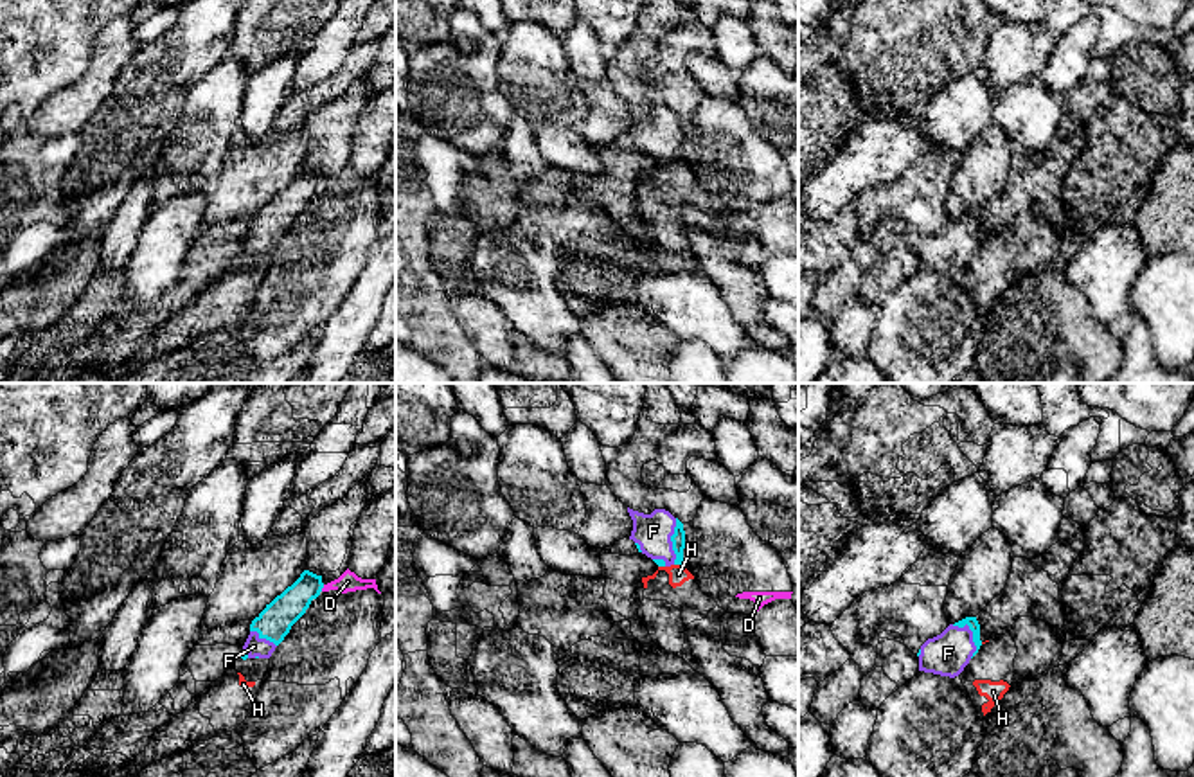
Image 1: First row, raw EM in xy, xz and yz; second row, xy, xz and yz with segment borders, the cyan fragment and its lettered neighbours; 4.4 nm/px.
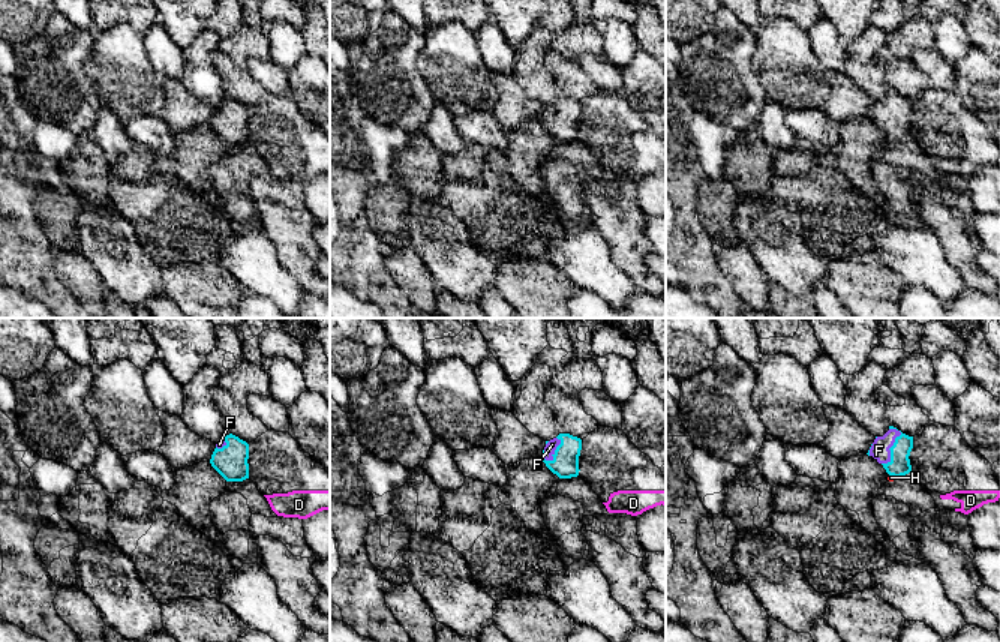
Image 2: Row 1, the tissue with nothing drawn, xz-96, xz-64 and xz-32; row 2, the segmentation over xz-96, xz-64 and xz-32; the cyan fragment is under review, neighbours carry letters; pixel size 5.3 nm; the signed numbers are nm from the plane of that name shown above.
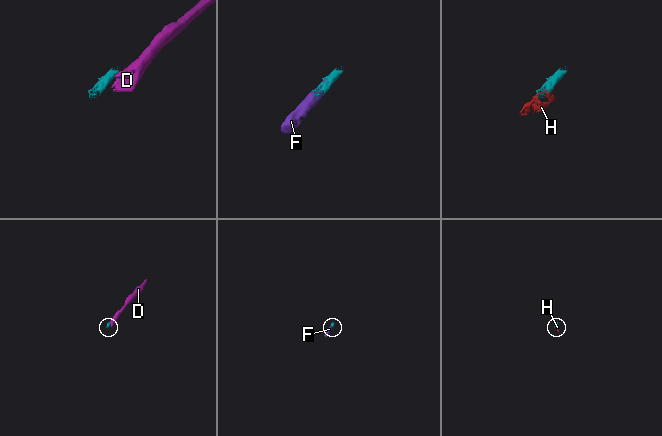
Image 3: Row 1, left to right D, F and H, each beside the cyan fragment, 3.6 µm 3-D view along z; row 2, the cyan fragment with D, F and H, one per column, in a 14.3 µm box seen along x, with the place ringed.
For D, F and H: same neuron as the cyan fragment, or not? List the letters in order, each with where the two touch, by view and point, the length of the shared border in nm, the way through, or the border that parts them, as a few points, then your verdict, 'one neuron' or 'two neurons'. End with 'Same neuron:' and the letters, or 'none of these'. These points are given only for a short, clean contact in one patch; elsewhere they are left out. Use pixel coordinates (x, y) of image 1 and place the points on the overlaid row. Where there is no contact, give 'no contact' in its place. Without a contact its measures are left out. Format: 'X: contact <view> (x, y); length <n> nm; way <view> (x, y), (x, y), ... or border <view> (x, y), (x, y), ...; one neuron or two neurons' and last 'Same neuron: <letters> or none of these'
D: contact xy (322, 587); length 40 nm; border xy (324, 585), (320, 590); two neurons
F: contact yz (973, 634); length 180 nm; one neuron
H: contact xz (678, 563); length 40 nm; two neurons
Same neuron: F

